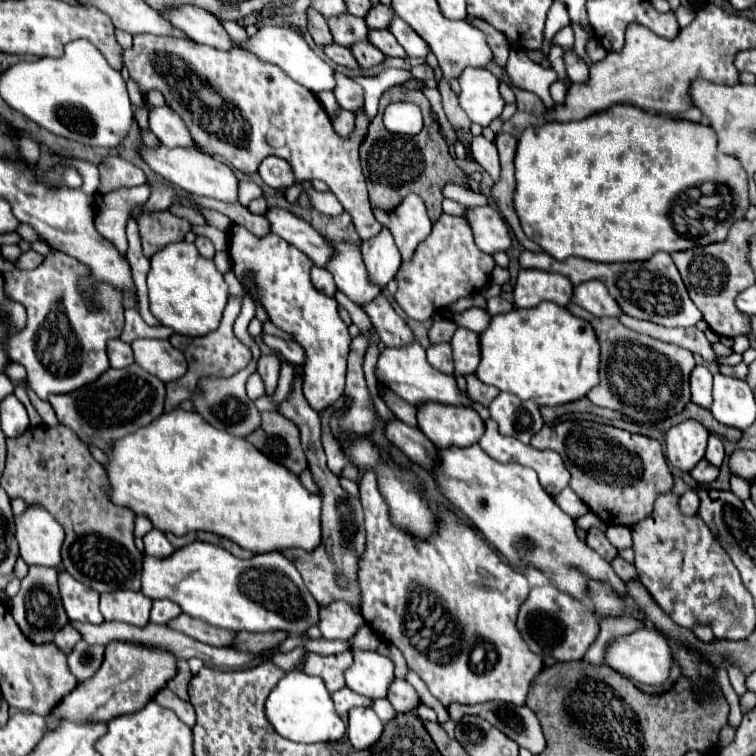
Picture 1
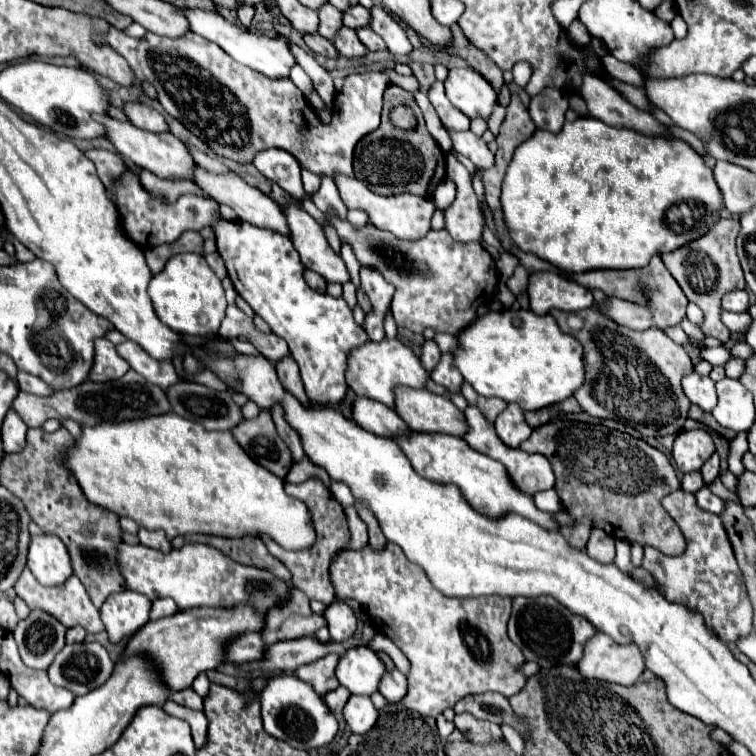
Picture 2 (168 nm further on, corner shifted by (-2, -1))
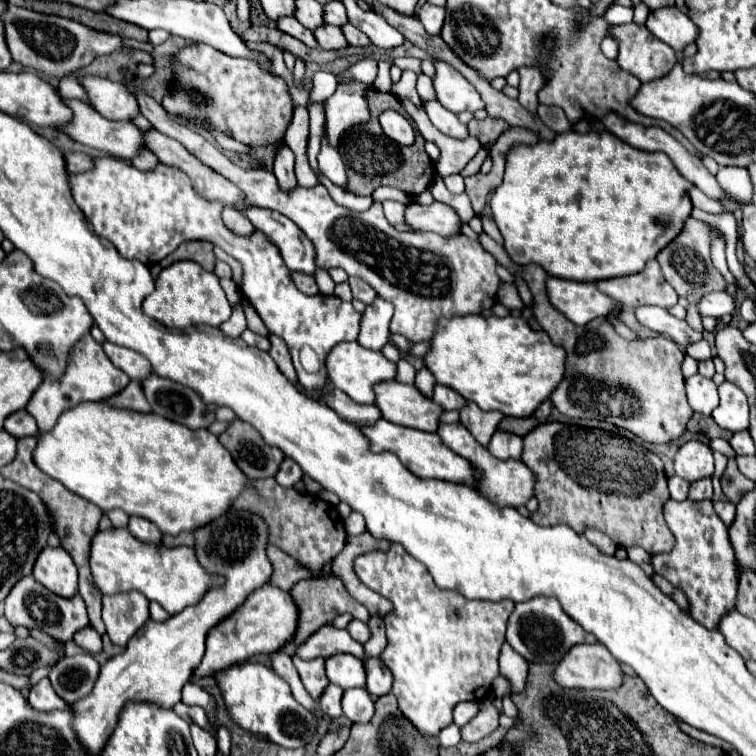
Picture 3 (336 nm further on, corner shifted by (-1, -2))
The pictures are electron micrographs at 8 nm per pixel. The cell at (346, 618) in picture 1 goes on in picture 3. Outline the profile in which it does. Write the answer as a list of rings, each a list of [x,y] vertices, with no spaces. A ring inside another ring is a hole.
[[[353,619],[353,621],[347,625],[347,631],[349,631],[349,635],[351,635],[355,641],[361,641],[361,643],[365,643],[365,641],[371,637],[371,631],[369,631],[367,623],[361,623],[361,621],[357,621],[357,619]]]

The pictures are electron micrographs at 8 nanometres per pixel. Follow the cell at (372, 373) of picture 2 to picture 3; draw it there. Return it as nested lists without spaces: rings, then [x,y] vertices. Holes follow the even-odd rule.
[[[357,341],[353,343],[339,343],[333,347],[333,351],[327,357],[327,371],[331,377],[331,383],[345,391],[353,401],[357,403],[375,403],[375,391],[373,387],[381,381],[393,381],[397,375],[397,365],[383,357],[381,351],[371,351],[361,347]]]

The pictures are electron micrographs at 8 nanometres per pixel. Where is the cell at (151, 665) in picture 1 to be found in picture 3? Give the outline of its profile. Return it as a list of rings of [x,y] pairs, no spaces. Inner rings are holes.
[[[263,585],[257,591],[253,591],[245,599],[245,603],[237,607],[229,617],[225,617],[223,621],[219,621],[215,627],[209,629],[205,655],[201,663],[195,667],[191,677],[193,679],[211,677],[215,671],[223,671],[225,667],[243,663],[253,655],[277,651],[289,641],[289,635],[293,635],[295,625],[297,625],[297,607],[293,607],[293,599],[289,599],[289,593],[273,585]]]

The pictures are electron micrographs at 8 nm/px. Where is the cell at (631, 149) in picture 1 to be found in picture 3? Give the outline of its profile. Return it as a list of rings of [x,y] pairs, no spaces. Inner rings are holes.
[[[565,131],[557,133],[553,141],[539,141],[535,145],[525,145],[525,143],[515,143],[511,151],[507,153],[507,165],[505,165],[505,177],[503,183],[493,191],[491,195],[491,211],[493,219],[505,239],[505,249],[511,257],[513,263],[517,265],[529,265],[537,263],[543,269],[549,267],[549,275],[561,277],[561,279],[571,279],[571,281],[597,281],[597,279],[609,279],[609,277],[621,277],[621,275],[633,275],[645,267],[649,259],[655,259],[657,253],[667,247],[679,233],[685,221],[691,217],[693,203],[689,197],[689,189],[693,183],[689,183],[685,177],[679,175],[679,171],[673,167],[671,159],[665,153],[649,153],[631,147],[629,143],[621,141],[609,131],[589,131],[589,133],[579,133],[579,131]]]

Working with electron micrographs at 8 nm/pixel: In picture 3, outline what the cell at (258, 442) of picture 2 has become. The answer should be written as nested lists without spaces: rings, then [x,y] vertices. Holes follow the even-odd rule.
[[[235,419],[227,431],[219,435],[221,443],[231,451],[235,463],[251,477],[265,479],[275,477],[281,461],[285,459],[283,451],[267,445],[259,431],[251,423]]]

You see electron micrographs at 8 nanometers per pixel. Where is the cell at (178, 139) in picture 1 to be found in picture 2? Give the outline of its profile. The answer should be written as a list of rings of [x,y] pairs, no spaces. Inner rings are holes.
[[[128,102],[124,106],[124,114],[134,126],[138,126],[142,130],[168,132],[168,126],[166,126],[162,114],[158,110],[154,110],[152,106],[146,106],[142,102]]]

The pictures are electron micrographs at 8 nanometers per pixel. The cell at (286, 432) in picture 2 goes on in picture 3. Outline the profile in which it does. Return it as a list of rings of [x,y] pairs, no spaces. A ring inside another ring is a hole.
[[[285,457],[285,461],[281,463],[275,479],[281,487],[293,487],[301,479],[301,475],[303,475],[301,467],[297,467],[297,463],[293,463],[293,459]]]

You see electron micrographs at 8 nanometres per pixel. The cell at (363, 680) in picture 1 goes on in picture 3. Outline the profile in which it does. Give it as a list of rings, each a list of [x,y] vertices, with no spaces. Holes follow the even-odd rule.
[[[339,653],[327,659],[327,677],[333,685],[339,685],[341,689],[353,689],[353,687],[365,687],[367,671],[365,663],[349,653]]]

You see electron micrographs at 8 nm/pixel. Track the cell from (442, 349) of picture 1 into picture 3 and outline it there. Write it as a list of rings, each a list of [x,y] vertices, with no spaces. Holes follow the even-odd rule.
[[[435,385],[435,391],[433,391],[433,399],[443,405],[445,411],[451,411],[451,409],[461,409],[465,405],[465,399],[451,387],[447,385]]]

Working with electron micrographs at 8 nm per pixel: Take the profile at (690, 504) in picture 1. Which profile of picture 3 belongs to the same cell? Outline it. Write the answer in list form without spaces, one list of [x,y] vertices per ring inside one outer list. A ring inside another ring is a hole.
[[[715,501],[713,507],[715,507],[715,513],[719,515],[719,519],[725,525],[733,523],[733,519],[735,519],[735,505],[733,503],[729,503],[729,501]]]

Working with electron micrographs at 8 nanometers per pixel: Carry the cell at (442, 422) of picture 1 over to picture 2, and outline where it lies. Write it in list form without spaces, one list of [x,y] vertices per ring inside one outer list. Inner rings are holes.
[[[398,386],[394,396],[396,414],[416,432],[444,432],[462,436],[468,428],[464,414],[448,396],[438,396],[424,388],[416,390],[408,386]]]

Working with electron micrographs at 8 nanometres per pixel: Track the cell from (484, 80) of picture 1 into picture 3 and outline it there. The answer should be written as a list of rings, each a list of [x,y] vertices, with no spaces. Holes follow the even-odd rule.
[[[435,61],[435,91],[437,91],[437,101],[453,111],[453,113],[461,113],[461,111],[477,111],[477,109],[485,109],[485,103],[481,101],[481,95],[477,93],[477,89],[453,67],[449,67],[449,63],[441,63]]]

